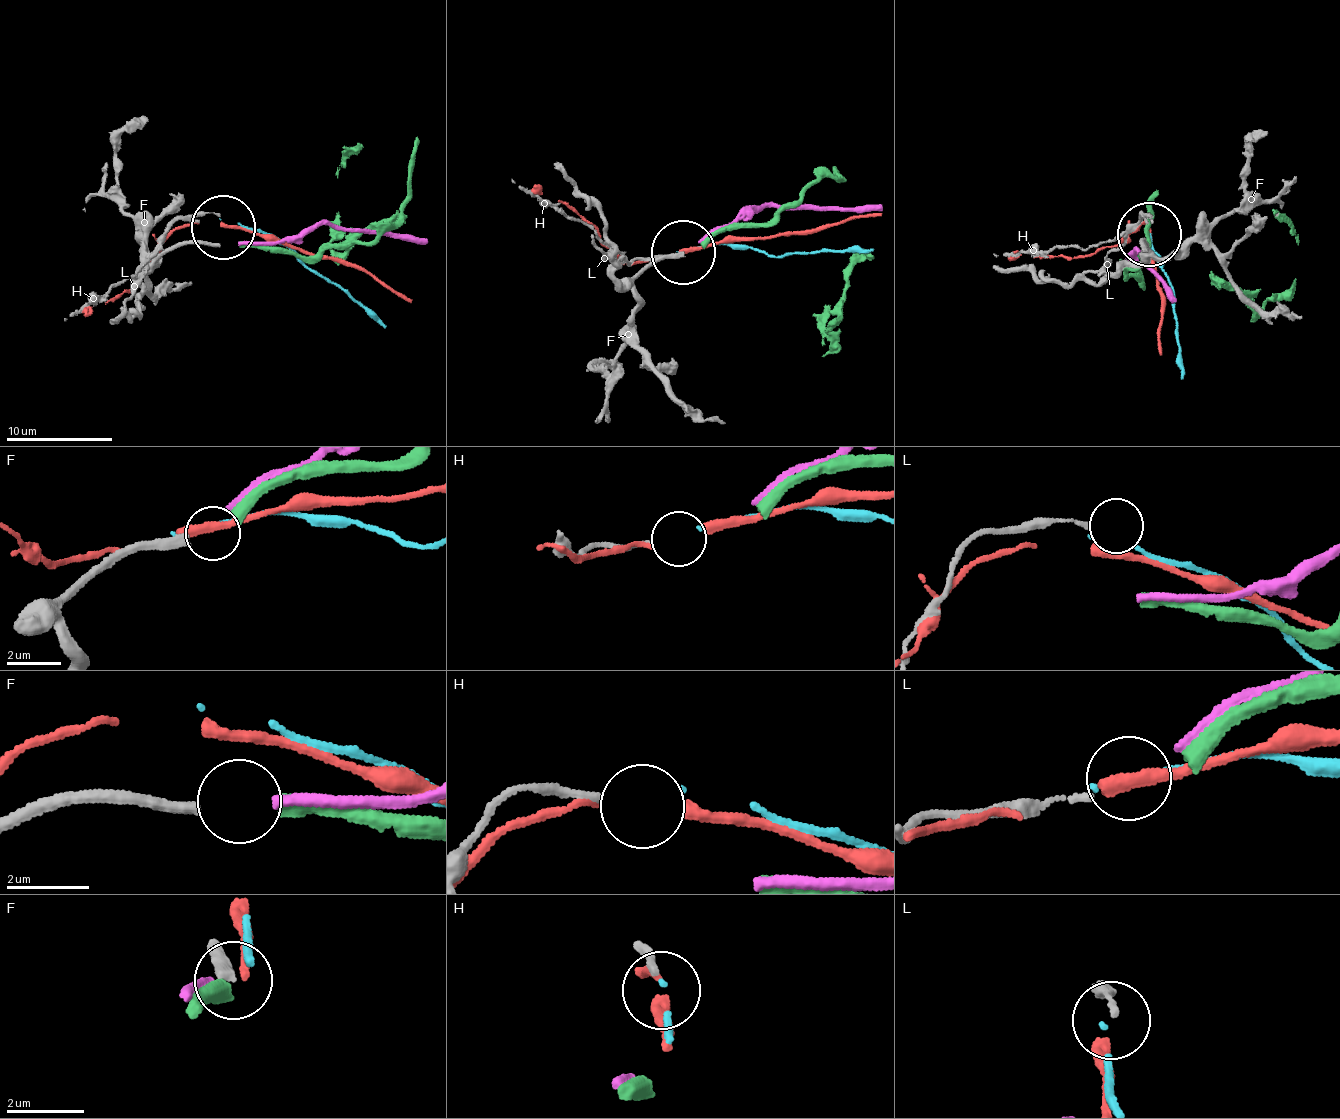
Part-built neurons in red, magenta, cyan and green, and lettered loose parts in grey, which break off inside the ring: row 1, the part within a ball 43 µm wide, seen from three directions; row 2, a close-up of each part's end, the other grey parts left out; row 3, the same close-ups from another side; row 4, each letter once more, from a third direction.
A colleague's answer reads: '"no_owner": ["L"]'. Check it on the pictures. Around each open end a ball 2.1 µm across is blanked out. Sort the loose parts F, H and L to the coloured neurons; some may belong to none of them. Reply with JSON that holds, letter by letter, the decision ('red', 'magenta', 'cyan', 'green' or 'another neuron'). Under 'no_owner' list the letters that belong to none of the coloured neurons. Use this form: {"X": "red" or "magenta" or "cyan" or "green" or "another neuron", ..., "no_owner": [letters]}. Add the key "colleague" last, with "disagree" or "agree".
{"F": "green", "H": "cyan", "L": "another neuron", "no_owner": ["L"], "colleague": "agree"}

